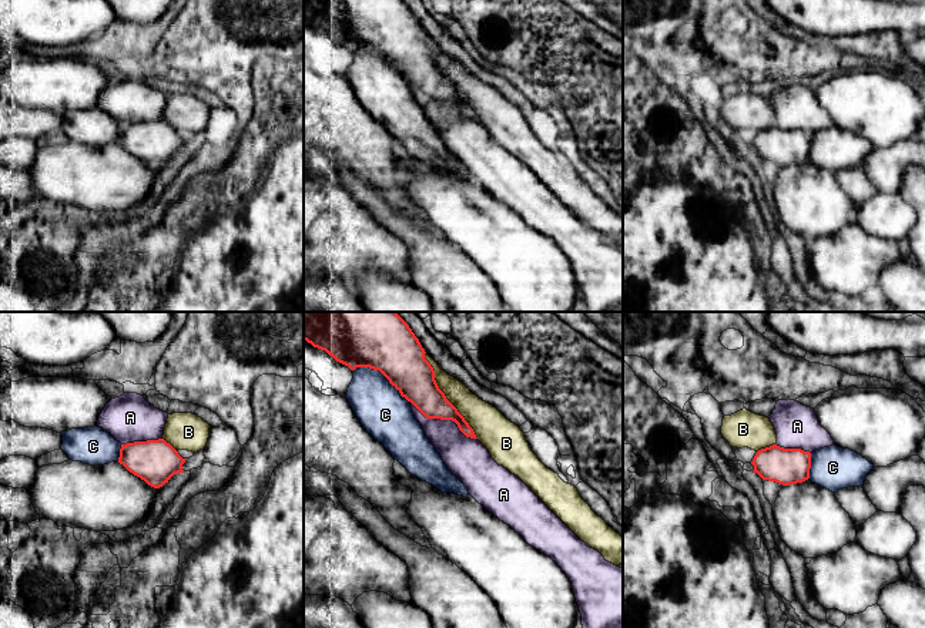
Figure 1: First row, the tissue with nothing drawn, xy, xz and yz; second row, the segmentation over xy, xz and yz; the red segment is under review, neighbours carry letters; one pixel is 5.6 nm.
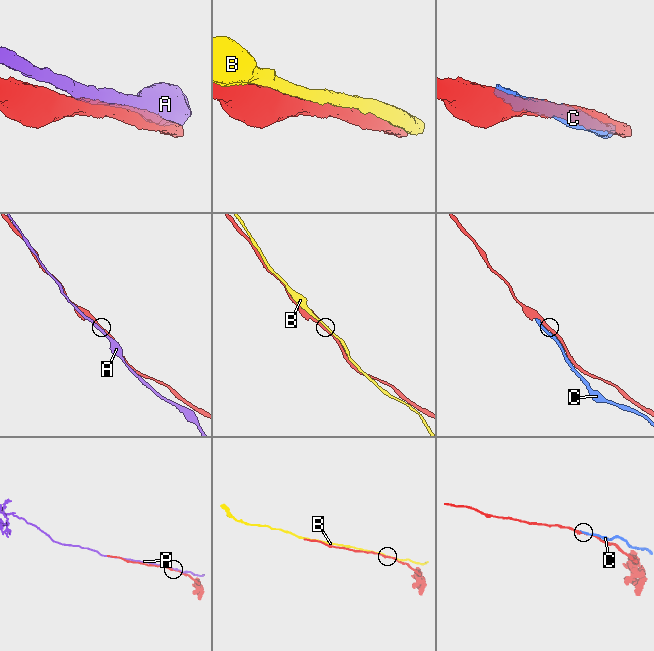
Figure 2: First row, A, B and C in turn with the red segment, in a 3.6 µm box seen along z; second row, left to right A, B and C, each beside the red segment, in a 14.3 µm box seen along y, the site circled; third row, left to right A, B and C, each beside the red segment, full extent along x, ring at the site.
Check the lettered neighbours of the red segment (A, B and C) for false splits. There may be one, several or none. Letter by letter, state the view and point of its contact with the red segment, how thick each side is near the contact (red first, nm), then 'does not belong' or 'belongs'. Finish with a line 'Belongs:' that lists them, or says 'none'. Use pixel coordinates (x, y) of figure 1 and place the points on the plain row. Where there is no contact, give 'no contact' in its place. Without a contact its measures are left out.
A: xz (443, 100) | 200/220 nm | does not belong
B: xz (443, 76) | 240/160 nm | does not belong
C: xz (381, 53) | 300/280 nm | does not belong
Belongs: none

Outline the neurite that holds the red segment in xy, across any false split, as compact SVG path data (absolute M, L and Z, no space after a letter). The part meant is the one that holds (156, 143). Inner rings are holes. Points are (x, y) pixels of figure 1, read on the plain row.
M164 120L121 125L118 144L154 169L182 154L182 140Z

